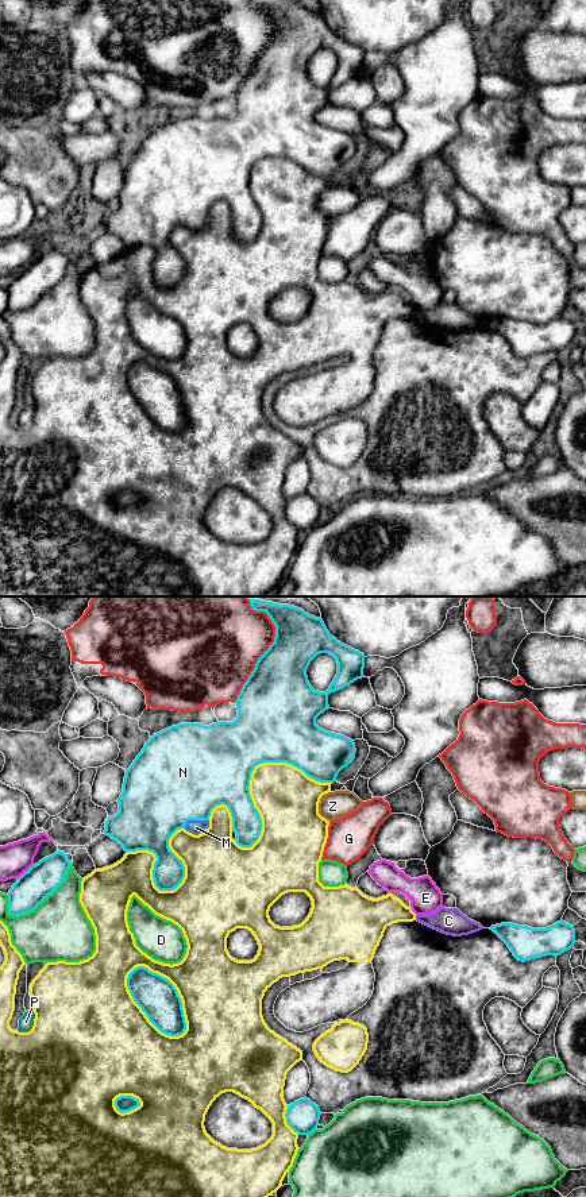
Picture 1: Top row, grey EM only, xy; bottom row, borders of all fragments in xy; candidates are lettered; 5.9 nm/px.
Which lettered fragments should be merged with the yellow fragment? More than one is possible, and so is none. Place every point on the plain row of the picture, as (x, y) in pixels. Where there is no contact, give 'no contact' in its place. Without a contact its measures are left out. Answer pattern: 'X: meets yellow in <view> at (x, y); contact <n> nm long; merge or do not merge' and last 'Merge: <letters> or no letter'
C: meets yellow in xy at (415, 313); contact 30 nm long; do not merge
D: meets yellow in xy at (174, 319); contact 500 nm long; do not merge
E: meets yellow in xy at (412, 307); contact 60 nm long; do not merge
G: meets yellow in xy at (326, 236); contact 240 nm long; do not merge
M: meets yellow in xy at (199, 230); contact 170 nm long; do not merge
N: meets yellow in xy at (251, 172); contact 700 nm long; do not merge
P: meets yellow in xy at (33, 421); contact 160 nm long; do not merge
Z: meets yellow in xy at (317, 203); contact 180 nm long; do not merge
Merge: no letter

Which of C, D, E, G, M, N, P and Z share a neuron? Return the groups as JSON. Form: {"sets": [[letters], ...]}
{"sets": [["C"], ["D"], ["E"], ["G"], ["M", "N"], ["P"], ["Z"]]}

